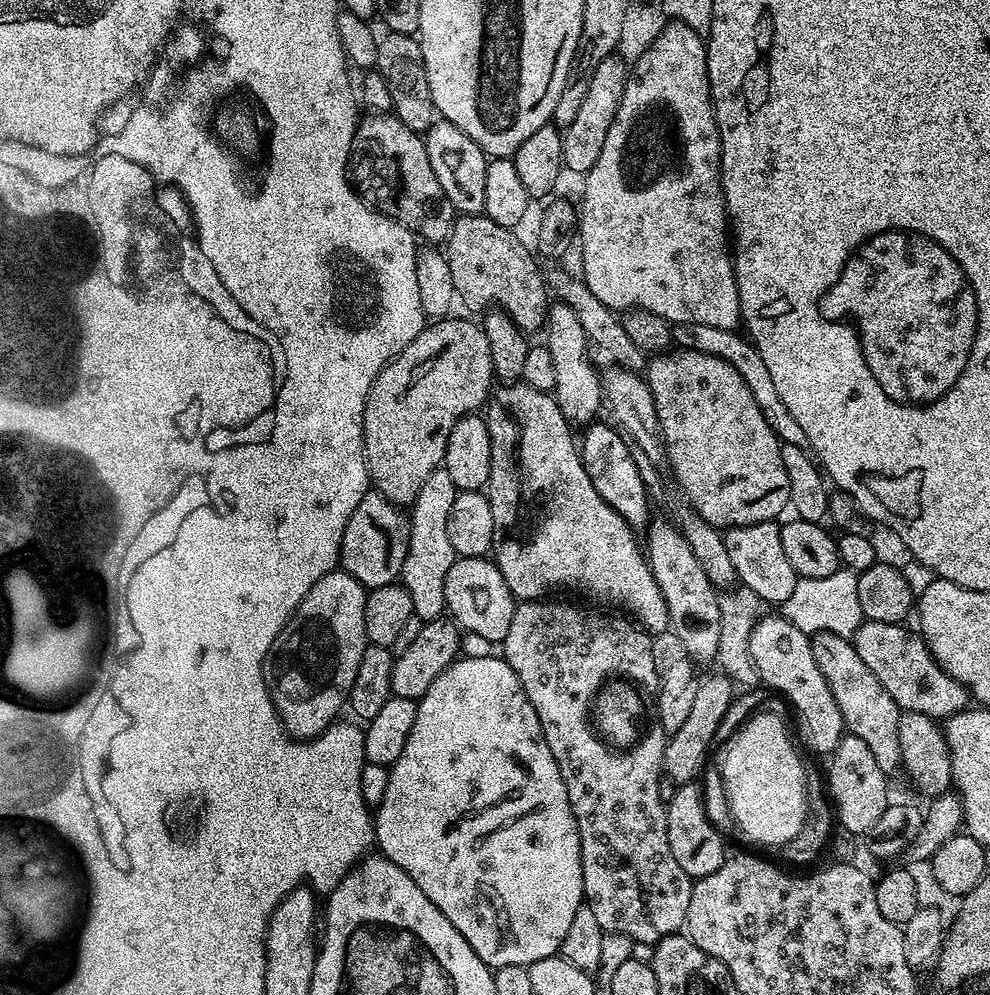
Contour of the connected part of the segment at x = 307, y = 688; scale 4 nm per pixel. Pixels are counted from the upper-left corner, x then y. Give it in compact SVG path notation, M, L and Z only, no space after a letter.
M343 570L327 572L314 586L310 594L302 598L288 624L268 651L268 659L262 669L270 698L274 702L280 721L290 736L298 740L314 740L337 719L336 716L348 702L350 686L354 686L354 674L358 674L358 662L369 643L366 638L366 598L368 592L350 573Z

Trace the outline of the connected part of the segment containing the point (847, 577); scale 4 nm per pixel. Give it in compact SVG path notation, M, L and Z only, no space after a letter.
M841 566L827 578L797 579L794 594L786 598L782 606L782 614L798 630L806 633L829 632L838 636L853 637L860 625L864 623L862 605L858 603L857 573Z

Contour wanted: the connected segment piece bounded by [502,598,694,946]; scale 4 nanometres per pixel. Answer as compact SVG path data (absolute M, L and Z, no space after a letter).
M541 598L539 600L526 600L517 603L513 611L510 630L507 631L503 640L502 658L514 670L526 698L530 698L530 706L534 706L534 714L538 714L538 722L542 726L542 734L546 738L546 746L550 746L550 754L554 754L554 762L558 762L558 774L562 774L562 782L566 786L566 798L570 798L570 810L574 814L574 822L578 826L578 838L580 839L580 857L582 858L582 882L584 883L584 904L590 908L591 913L601 927L603 933L626 935L637 945L648 944L655 946L662 938L677 935L685 927L688 918L688 907L690 906L690 894L692 893L693 877L678 866L674 854L670 854L670 838L666 830L666 818L668 809L665 797L660 797L660 780L664 776L664 745L666 735L659 726L645 731L640 739L630 748L617 750L609 746L598 735L592 727L590 709L592 699L600 691L605 682L613 678L627 680L641 689L655 689L658 684L658 668L656 670L656 652L652 649L653 637L645 632L643 628L627 619L616 616L599 616L596 612L587 612L584 608L575 608L572 604L555 604L552 598Z

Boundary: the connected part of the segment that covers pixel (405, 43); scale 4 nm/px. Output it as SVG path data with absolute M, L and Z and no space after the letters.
M388 32L379 37L377 46L377 62L375 71L380 72L390 88L390 98L394 115L410 130L425 133L437 119L438 113L432 95L430 94L430 82L426 78L426 62L422 58L422 46L416 36L407 36L397 32Z

